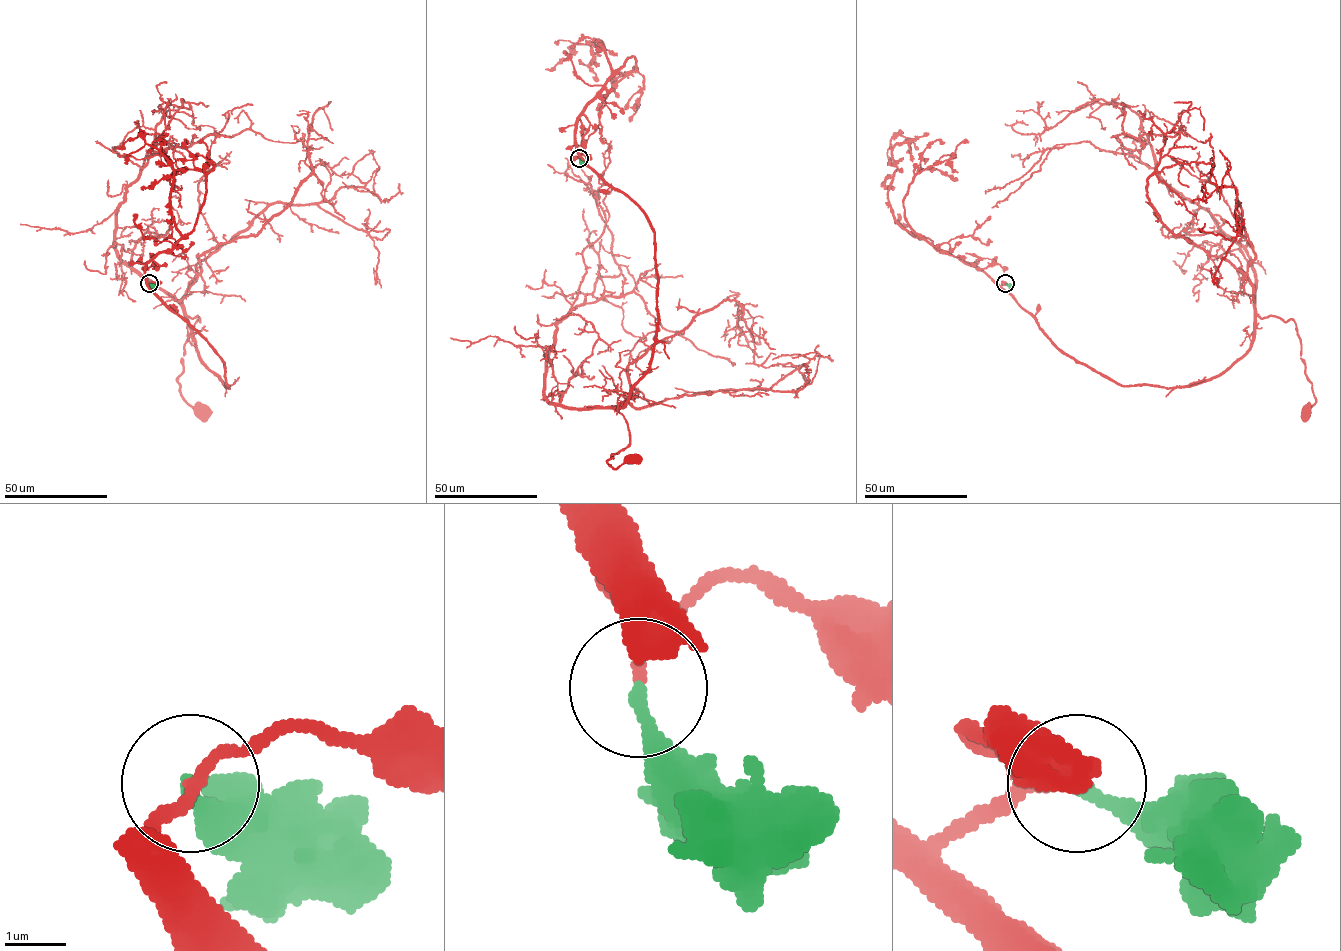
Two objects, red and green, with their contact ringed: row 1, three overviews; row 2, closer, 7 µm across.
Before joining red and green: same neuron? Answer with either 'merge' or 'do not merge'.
merge

